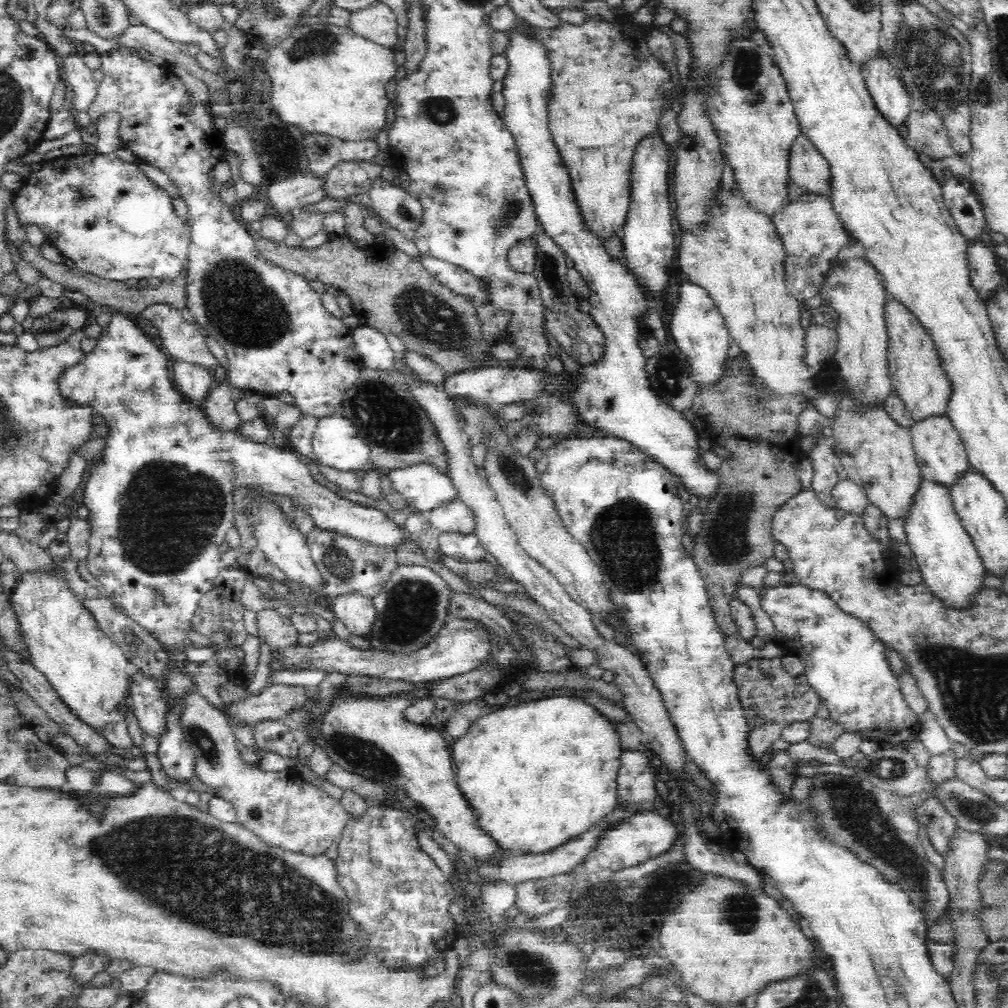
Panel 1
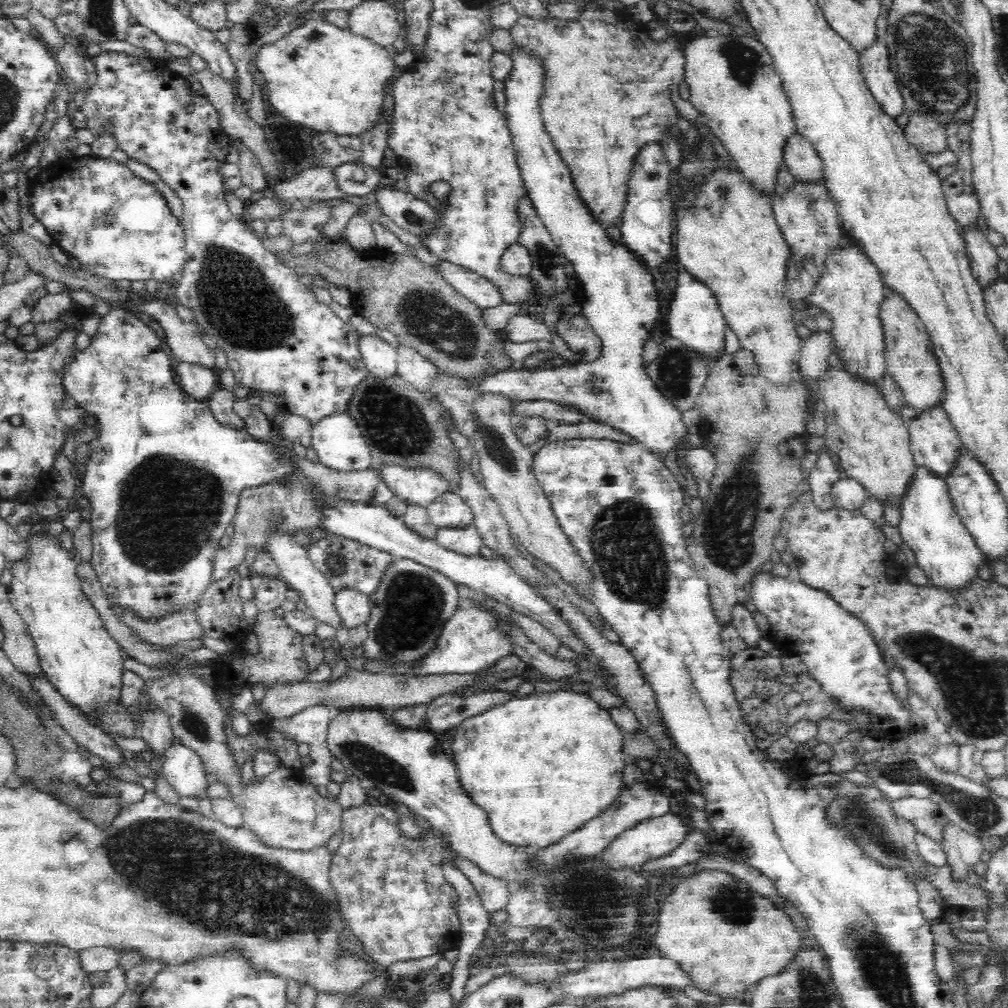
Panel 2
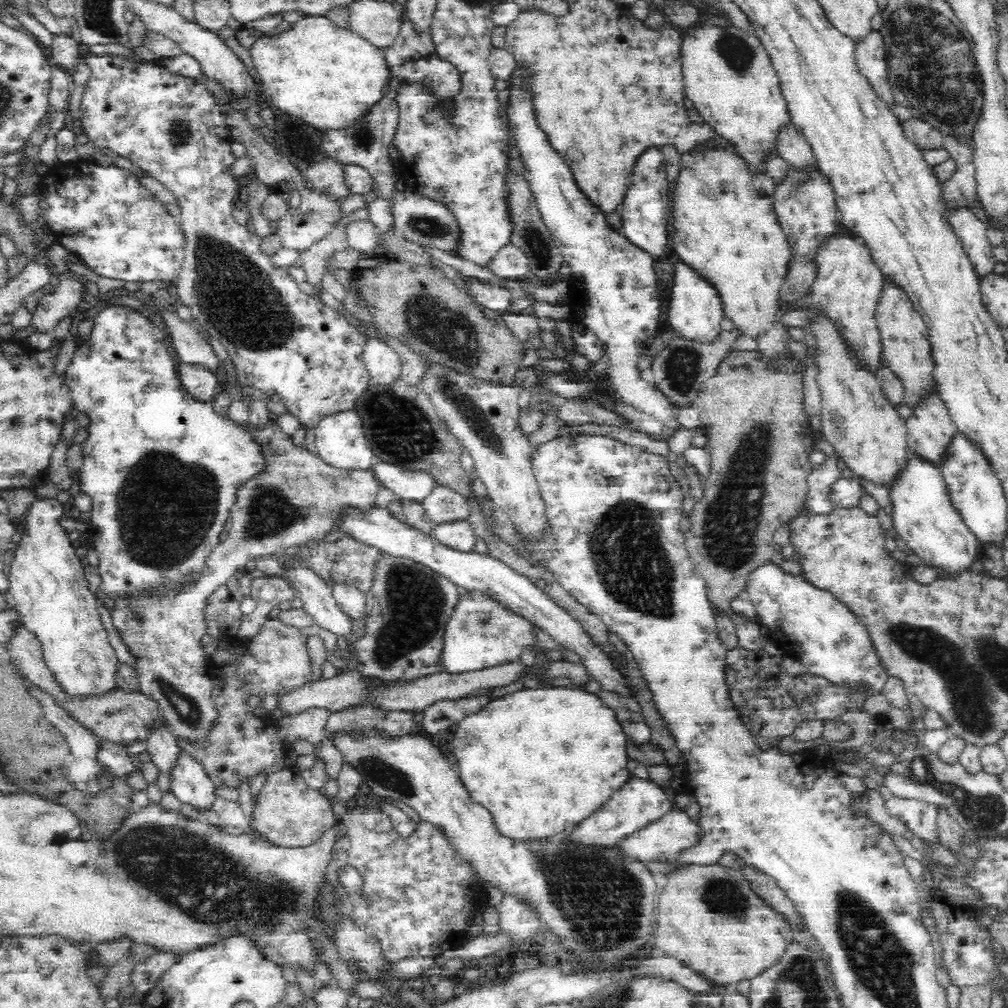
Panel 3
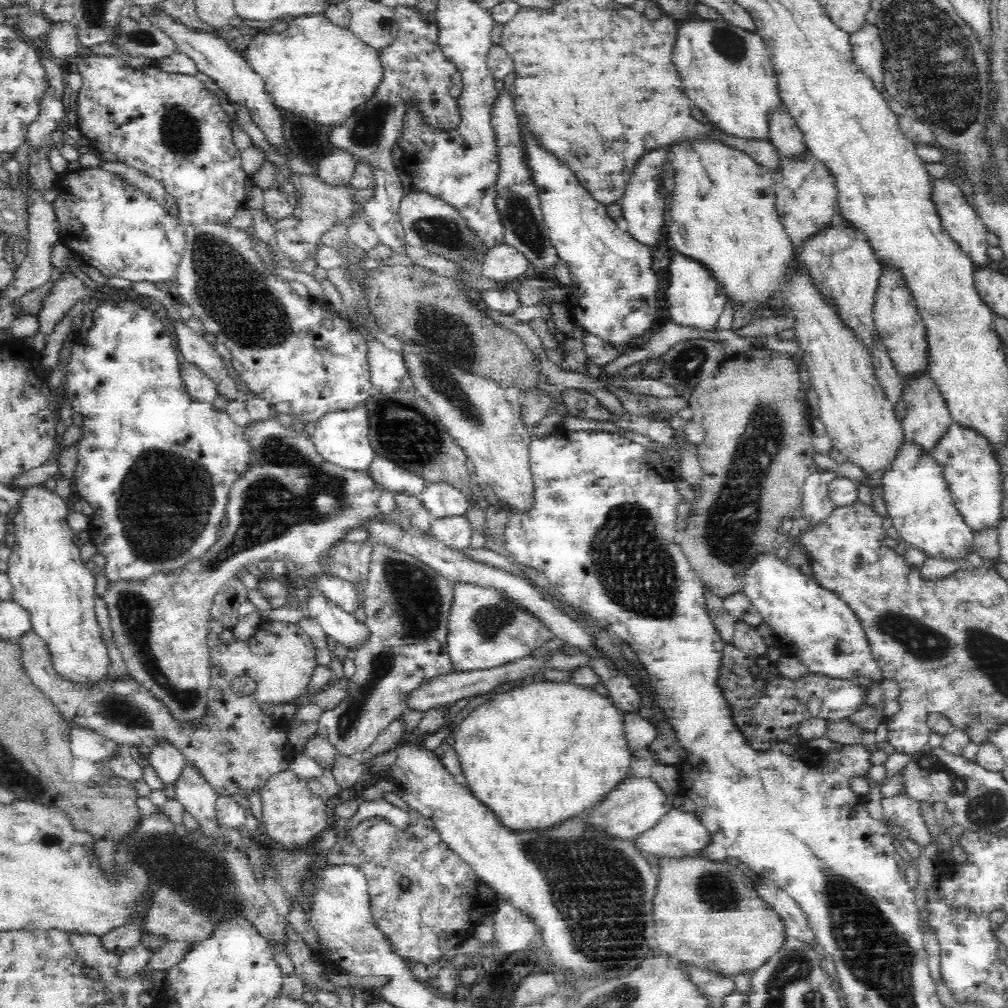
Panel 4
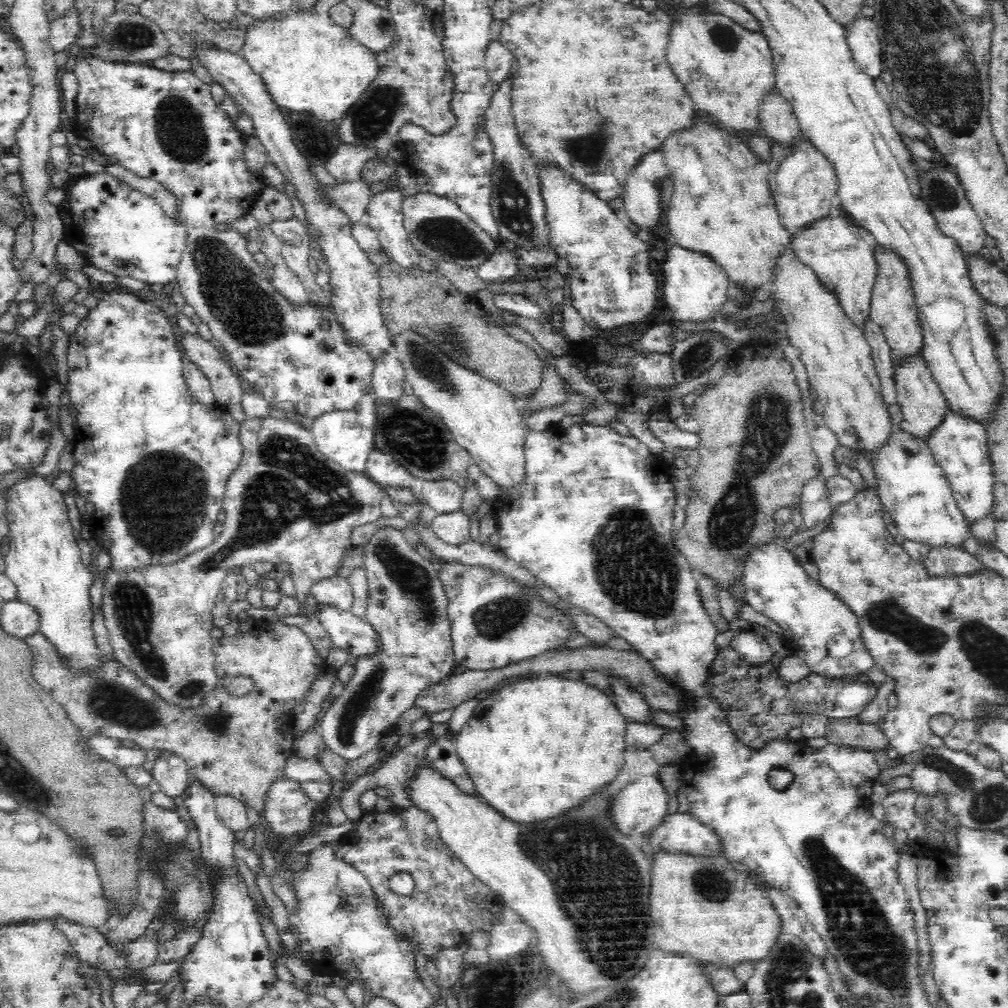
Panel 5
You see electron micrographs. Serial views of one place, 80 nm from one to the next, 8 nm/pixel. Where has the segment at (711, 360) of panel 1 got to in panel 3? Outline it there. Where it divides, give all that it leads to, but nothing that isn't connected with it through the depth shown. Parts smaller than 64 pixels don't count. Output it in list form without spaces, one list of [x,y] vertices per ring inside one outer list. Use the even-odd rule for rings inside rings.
[[[682,261],[674,264],[674,286],[670,290],[670,308],[668,308],[669,328],[677,336],[686,337],[700,342],[712,342],[719,334],[720,322],[724,317],[724,307],[719,290],[712,285],[703,274]]]

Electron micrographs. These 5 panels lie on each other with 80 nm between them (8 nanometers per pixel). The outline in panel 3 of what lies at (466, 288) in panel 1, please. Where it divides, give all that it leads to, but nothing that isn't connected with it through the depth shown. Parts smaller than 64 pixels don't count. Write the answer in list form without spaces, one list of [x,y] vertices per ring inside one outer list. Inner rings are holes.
[[[466,277],[467,291],[471,294],[473,303],[496,312],[508,312],[512,306],[512,290],[497,285],[485,283],[475,277]]]

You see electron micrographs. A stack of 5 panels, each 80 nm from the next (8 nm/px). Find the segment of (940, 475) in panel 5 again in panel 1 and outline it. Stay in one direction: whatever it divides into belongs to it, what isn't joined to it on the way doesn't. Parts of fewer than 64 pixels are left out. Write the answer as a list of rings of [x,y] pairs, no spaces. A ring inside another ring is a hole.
[[[921,477],[904,519],[904,532],[910,550],[921,570],[923,583],[950,606],[963,607],[980,586],[986,574],[978,549],[962,527],[949,488]]]

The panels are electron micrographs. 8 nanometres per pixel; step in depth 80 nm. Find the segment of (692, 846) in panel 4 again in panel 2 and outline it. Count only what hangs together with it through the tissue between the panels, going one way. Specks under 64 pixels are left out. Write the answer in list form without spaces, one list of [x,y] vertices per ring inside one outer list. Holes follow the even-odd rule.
[[[666,813],[658,818],[648,818],[648,820],[640,822],[638,826],[634,826],[632,830],[620,834],[602,852],[602,855],[604,855],[606,861],[610,861],[612,867],[641,867],[646,862],[660,860],[672,854],[686,840],[688,834],[690,834],[690,826],[682,820],[682,816],[675,813]]]

